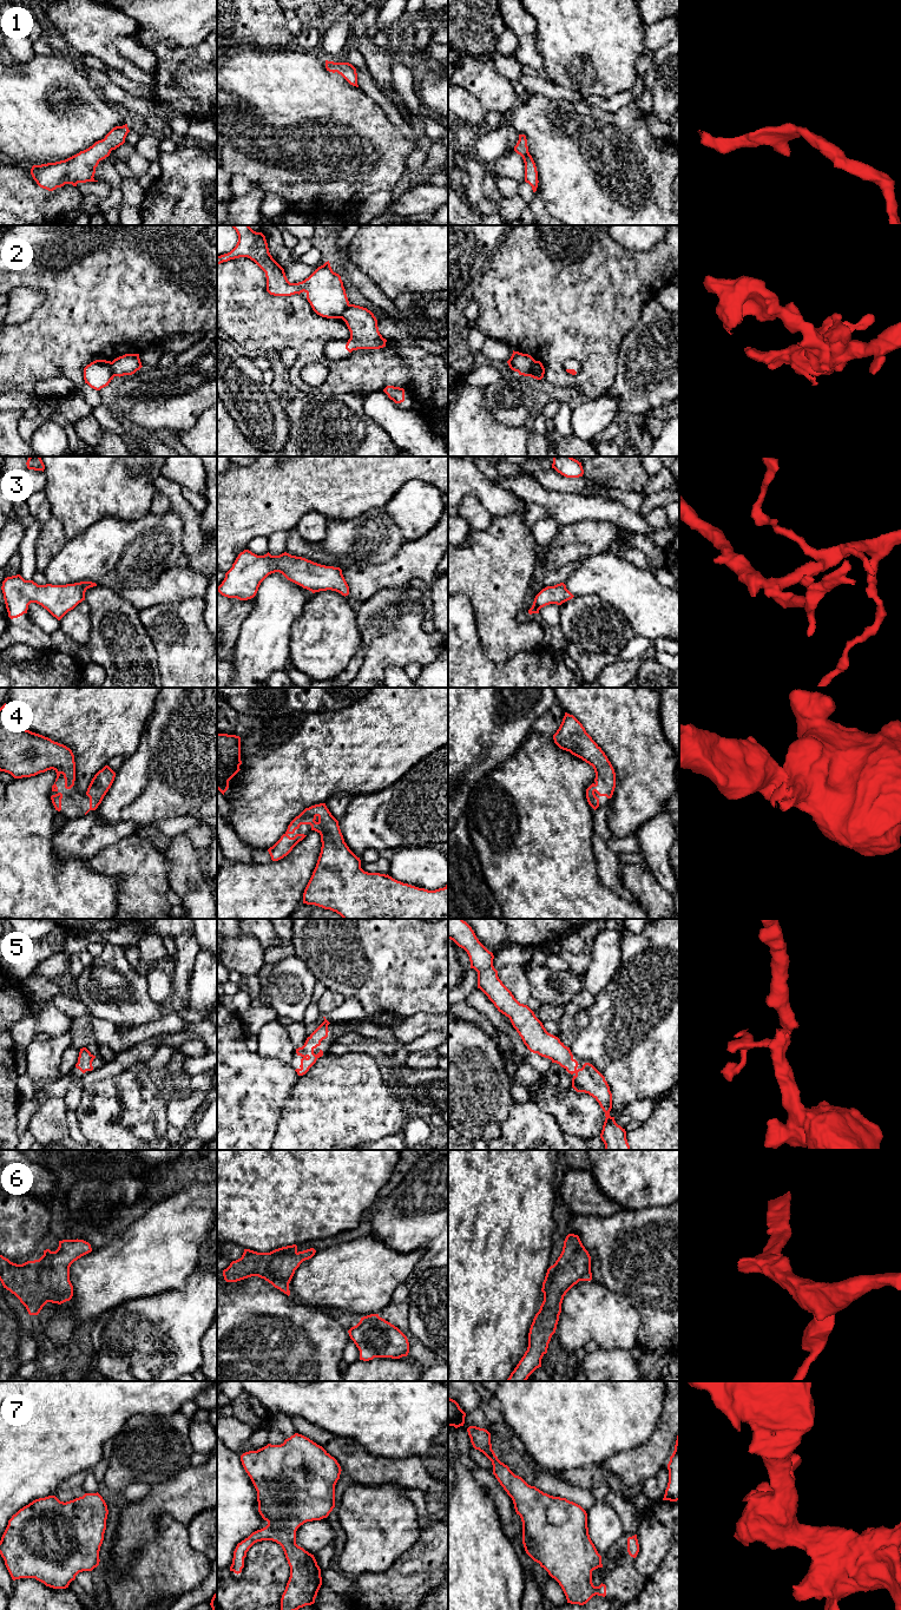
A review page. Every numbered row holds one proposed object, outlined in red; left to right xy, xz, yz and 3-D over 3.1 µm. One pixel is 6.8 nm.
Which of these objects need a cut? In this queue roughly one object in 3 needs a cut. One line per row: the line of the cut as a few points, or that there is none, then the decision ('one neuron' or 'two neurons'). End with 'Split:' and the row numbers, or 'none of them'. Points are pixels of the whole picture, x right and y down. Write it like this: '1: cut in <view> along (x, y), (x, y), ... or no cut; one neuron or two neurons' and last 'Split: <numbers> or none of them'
1: no cut; one neuron
2: cut in yz along (534, 361), (534, 368), (543, 375); two neurons
3: no cut; one neuron
4: no cut; one neuron
5: no cut; one neuron
6: no cut; one neuron
7: no cut; one neuron
Split: 2

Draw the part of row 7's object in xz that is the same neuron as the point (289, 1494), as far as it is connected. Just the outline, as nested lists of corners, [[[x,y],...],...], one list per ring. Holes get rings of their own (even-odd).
[[[295,1433],[281,1445],[249,1451],[241,1455],[242,1465],[256,1491],[258,1512],[268,1525],[252,1532],[237,1544],[230,1571],[241,1573],[249,1549],[257,1542],[272,1540],[279,1544],[290,1566],[290,1577],[281,1598],[281,1610],[298,1610],[315,1603],[322,1585],[321,1569],[314,1555],[296,1544],[296,1531],[307,1522],[327,1518],[335,1507],[335,1485],[341,1466],[322,1446]]]

